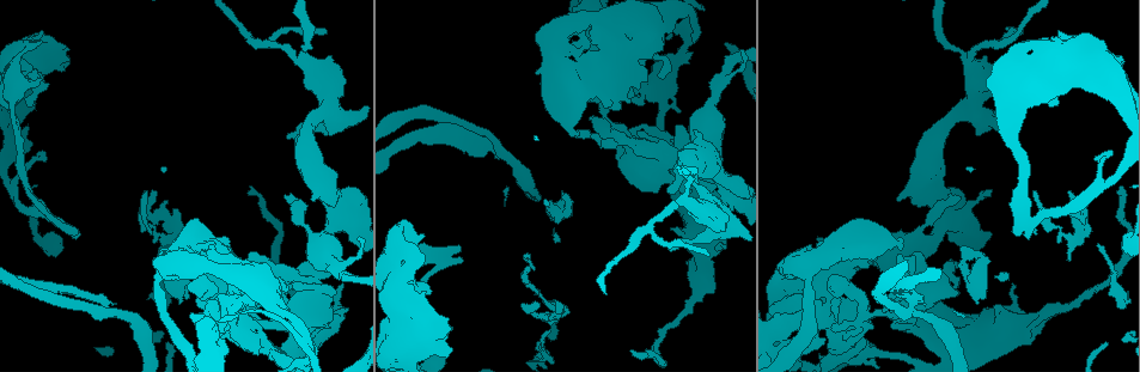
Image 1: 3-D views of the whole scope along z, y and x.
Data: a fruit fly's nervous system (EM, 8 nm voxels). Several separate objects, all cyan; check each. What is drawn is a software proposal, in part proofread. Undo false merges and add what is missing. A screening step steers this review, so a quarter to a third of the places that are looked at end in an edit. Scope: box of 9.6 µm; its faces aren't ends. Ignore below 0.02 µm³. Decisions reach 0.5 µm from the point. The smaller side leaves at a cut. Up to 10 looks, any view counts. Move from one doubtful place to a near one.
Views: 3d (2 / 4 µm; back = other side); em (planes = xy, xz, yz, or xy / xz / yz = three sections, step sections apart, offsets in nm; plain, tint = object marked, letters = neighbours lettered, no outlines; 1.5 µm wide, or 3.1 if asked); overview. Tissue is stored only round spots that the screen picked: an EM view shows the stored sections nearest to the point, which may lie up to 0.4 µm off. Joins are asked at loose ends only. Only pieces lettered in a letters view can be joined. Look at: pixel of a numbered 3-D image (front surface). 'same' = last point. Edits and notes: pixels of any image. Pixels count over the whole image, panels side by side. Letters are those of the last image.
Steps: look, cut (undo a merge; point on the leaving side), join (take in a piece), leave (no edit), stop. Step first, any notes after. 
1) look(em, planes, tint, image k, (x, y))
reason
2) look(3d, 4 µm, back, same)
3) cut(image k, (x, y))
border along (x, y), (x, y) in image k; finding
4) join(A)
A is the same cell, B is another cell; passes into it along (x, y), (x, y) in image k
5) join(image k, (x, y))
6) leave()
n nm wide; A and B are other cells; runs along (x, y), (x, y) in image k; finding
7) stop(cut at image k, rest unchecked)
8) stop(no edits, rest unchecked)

look(3d, 2 µm, image 1, (40, 155))
thin end

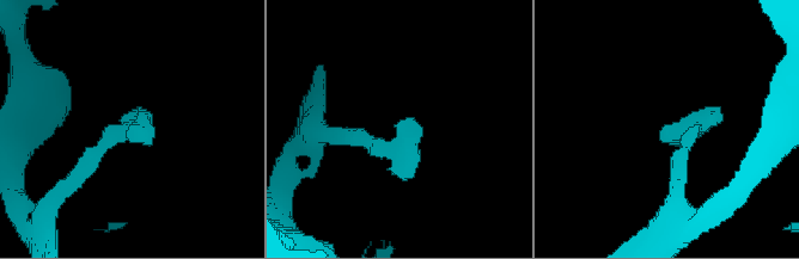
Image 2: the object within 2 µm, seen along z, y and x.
look(em, yz, step 8, tint, image 2, (400, 119))
need the tissue

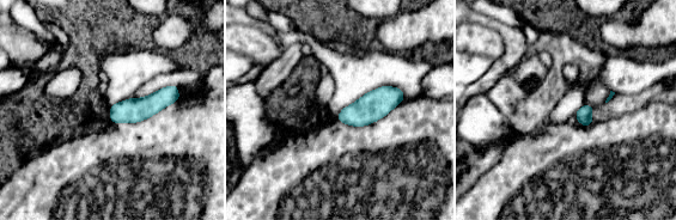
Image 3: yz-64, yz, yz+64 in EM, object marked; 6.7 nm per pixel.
look(em, planes, letters, same)
another direction

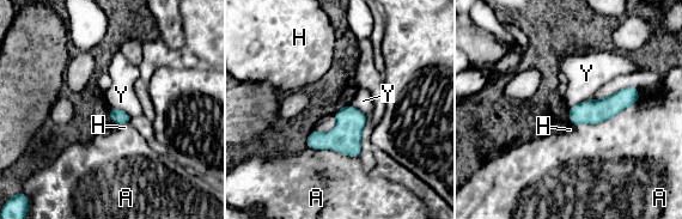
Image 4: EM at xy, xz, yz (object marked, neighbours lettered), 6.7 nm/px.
leave()
A, H and Y are other cells; border along (110, 105), (122, 109), (131, 119) in image 4; no lettered piece goes on from it

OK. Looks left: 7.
look(em, planes, letters, image 1, (995, 313))
stops while still wide

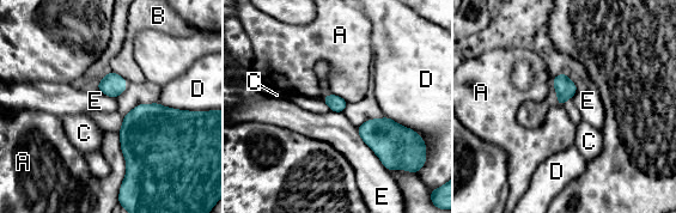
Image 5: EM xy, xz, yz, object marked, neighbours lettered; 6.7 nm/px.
leave()
A, B, C, D and E are other cells; border along (117, 133), (126, 163), (121, 187) in image 5; no lettered piece goes on from it

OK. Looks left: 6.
look(3d, 4 µm, back, image 1, (967, 63))
thin arm on a thick one

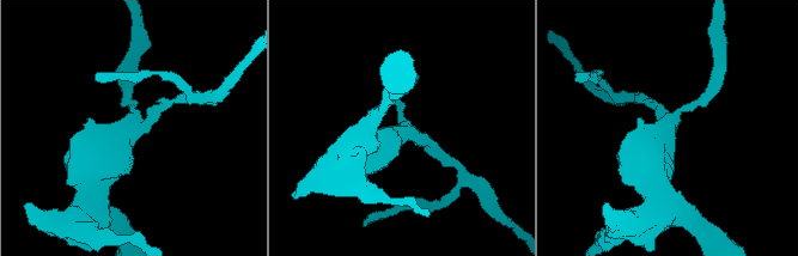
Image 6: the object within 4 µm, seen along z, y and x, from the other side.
look(em, planes, letters, image 6, (138, 129))

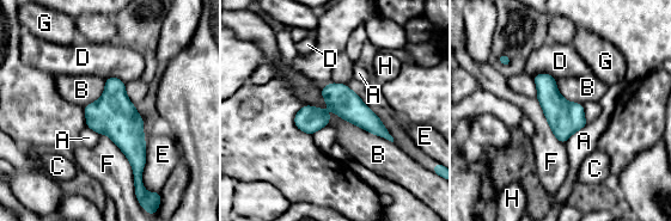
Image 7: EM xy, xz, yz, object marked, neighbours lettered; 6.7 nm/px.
leave()
A, B, C, D, E, F, G and H are other cells; continuous, no second neuron

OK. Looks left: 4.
look(3d, 2 µm, image 1, (829, 350))
thick end

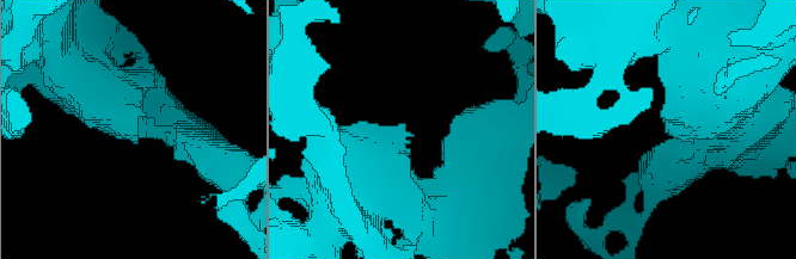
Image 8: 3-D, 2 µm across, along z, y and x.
look(em, yz, step 4, letters, image 8, (137, 132))

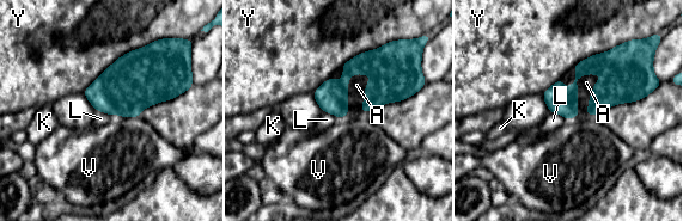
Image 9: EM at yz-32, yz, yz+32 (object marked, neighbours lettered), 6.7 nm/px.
look(em, planes, letters, same)
another direction

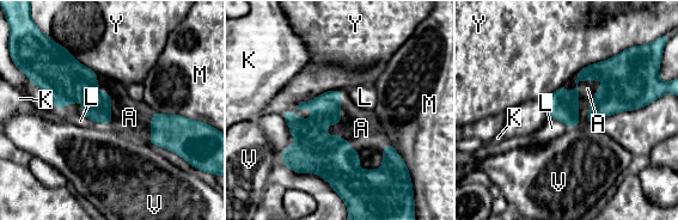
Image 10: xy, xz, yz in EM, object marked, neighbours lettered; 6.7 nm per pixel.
join(A)
A is the same cell, K, L, M, V and Y are other cells; passes into it along (333, 159), (331, 136), (361, 128) in image 10; the neuron continues

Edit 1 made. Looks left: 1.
stop(join at image 10, rest unchecked)

